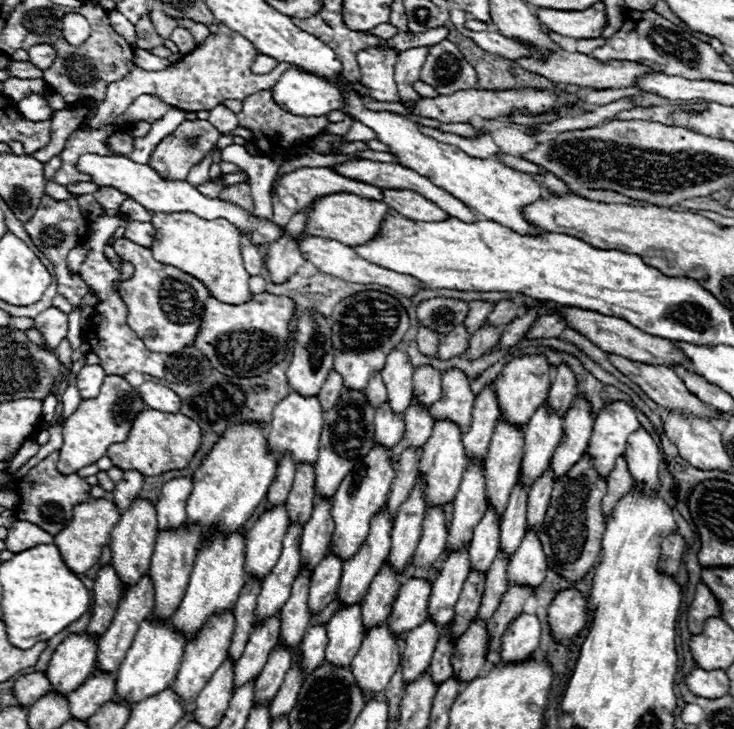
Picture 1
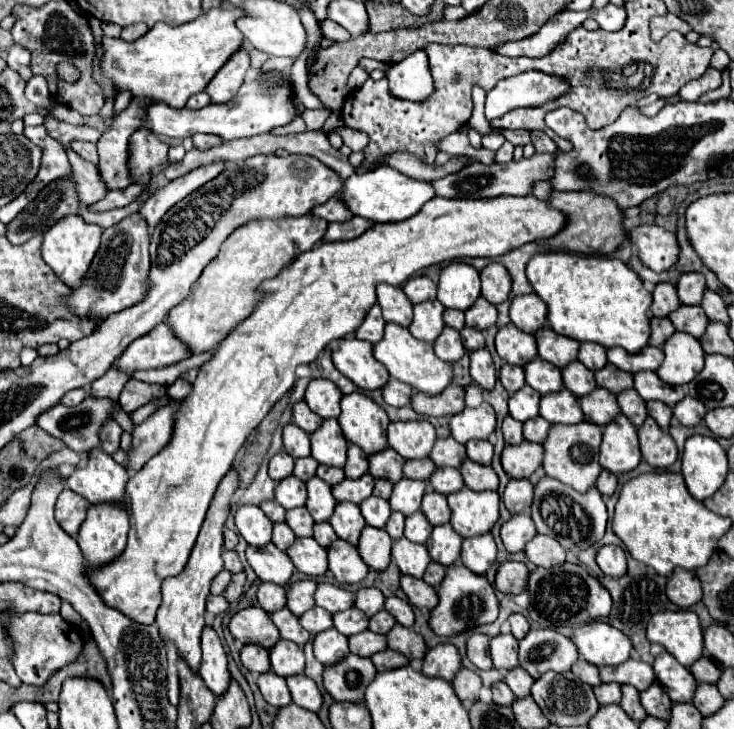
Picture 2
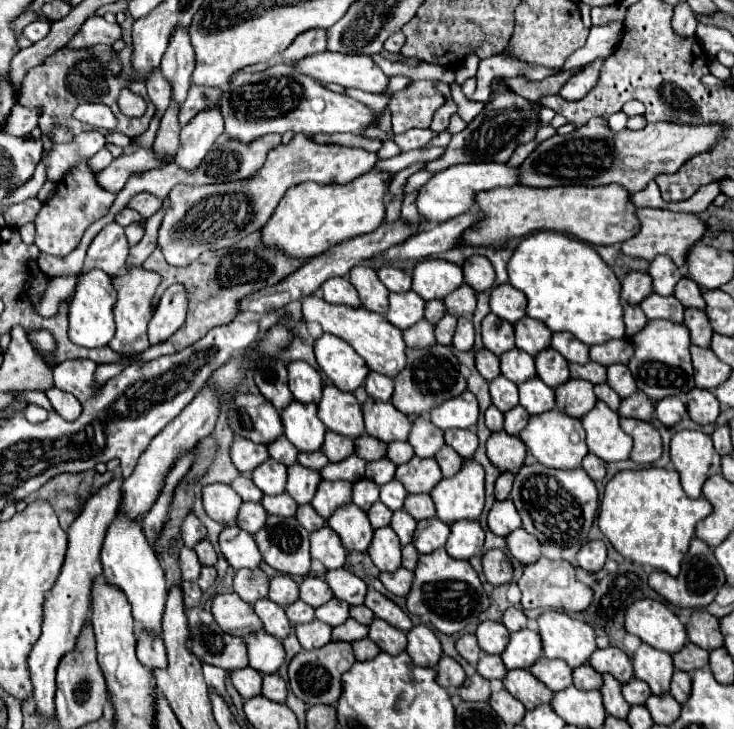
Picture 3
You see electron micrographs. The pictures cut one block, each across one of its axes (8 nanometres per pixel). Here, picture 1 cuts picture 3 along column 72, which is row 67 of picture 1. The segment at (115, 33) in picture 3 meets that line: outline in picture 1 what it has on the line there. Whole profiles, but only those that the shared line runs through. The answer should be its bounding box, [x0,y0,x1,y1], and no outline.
[28,44,56,70]

